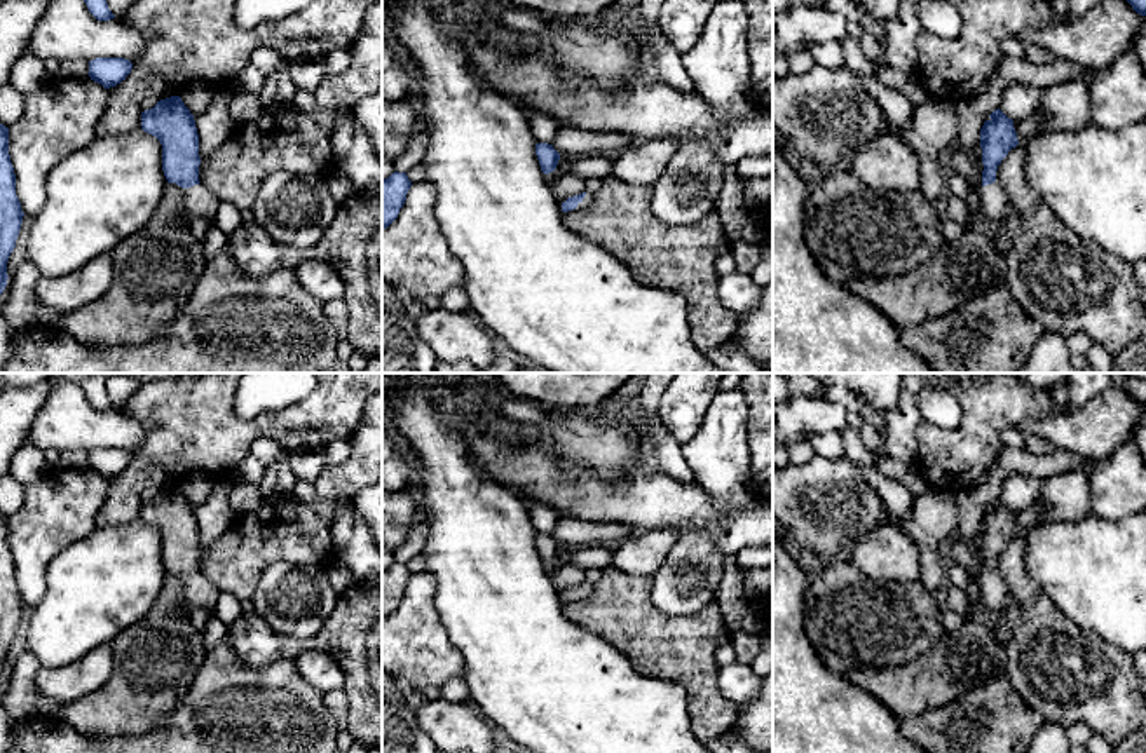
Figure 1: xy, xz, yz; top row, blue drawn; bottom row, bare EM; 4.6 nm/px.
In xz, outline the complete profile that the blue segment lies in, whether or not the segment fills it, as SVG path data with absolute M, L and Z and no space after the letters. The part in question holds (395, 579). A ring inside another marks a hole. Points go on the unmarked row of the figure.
M392 563L382 570L382 621L387 619L399 605L412 577L406 563Z

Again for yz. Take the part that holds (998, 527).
M999 499L994 500L991 509L980 519L982 539L982 601L987 610L1001 614L1010 603L1010 591L999 573L996 561L1001 551L1012 539L1019 535L1013 511L1008 509Z

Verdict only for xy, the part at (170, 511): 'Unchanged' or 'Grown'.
Grown

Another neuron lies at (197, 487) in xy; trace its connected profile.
M194 471L181 485L181 492L185 497L190 500L194 507L201 505L211 497L211 492L215 488L216 478L202 472L202 471Z

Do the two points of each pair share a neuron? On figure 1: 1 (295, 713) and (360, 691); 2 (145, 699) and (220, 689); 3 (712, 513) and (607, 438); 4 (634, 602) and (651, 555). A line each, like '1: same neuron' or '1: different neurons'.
1: different neurons
2: different neurons
3: different neurons
4: different neurons

